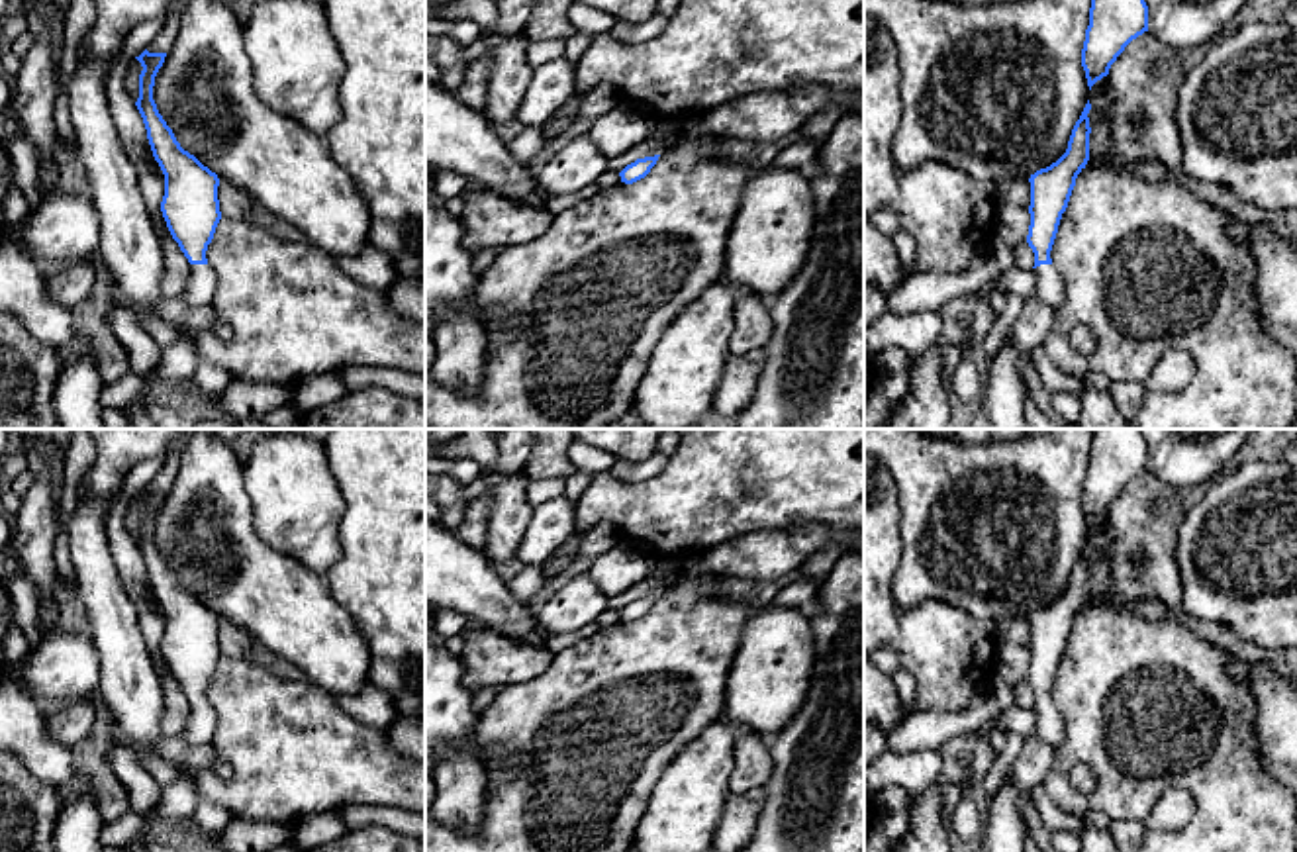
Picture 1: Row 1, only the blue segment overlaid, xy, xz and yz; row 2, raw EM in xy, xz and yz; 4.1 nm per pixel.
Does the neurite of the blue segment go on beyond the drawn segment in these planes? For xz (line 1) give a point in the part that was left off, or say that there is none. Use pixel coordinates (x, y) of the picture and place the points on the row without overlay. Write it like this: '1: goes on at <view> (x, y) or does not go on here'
1: does not go on here

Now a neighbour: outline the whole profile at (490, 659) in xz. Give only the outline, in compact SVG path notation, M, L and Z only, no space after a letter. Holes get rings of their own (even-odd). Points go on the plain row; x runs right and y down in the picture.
M466 629L462 639L464 684L472 689L533 680L554 658L547 646L521 644L492 629Z

